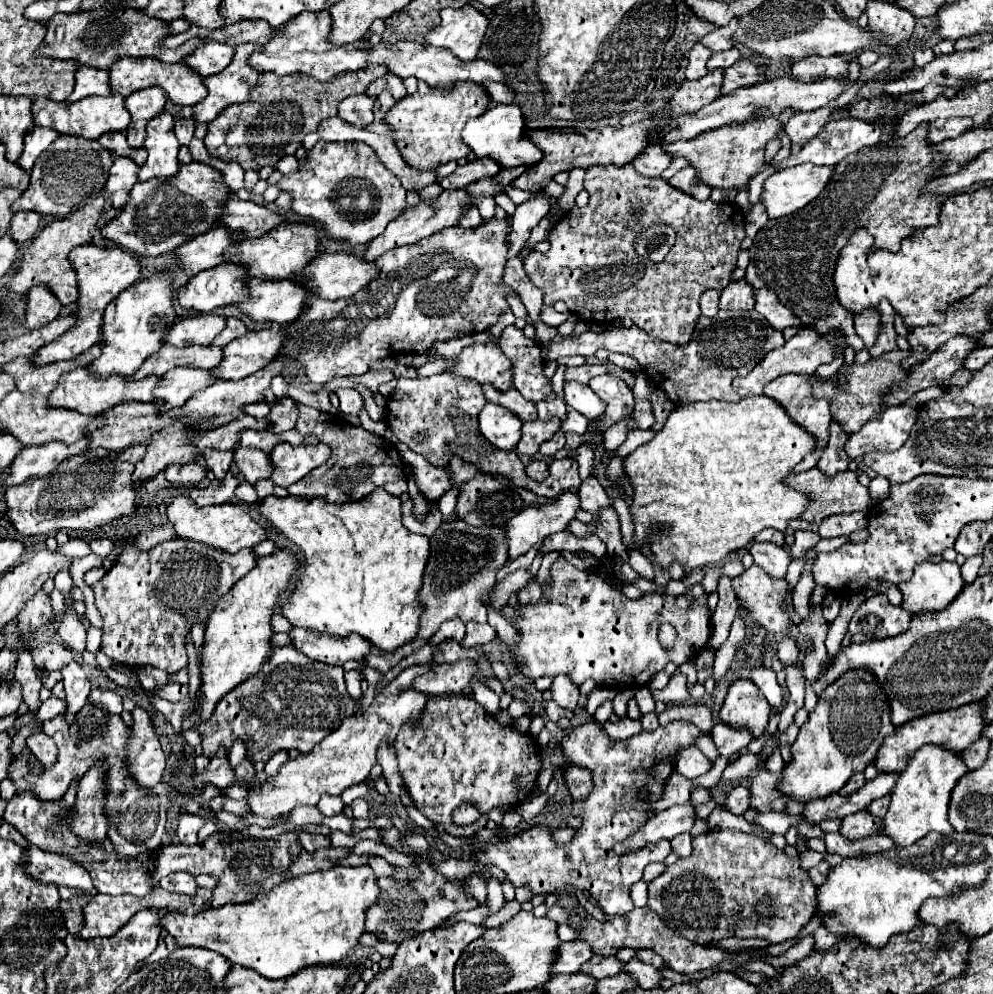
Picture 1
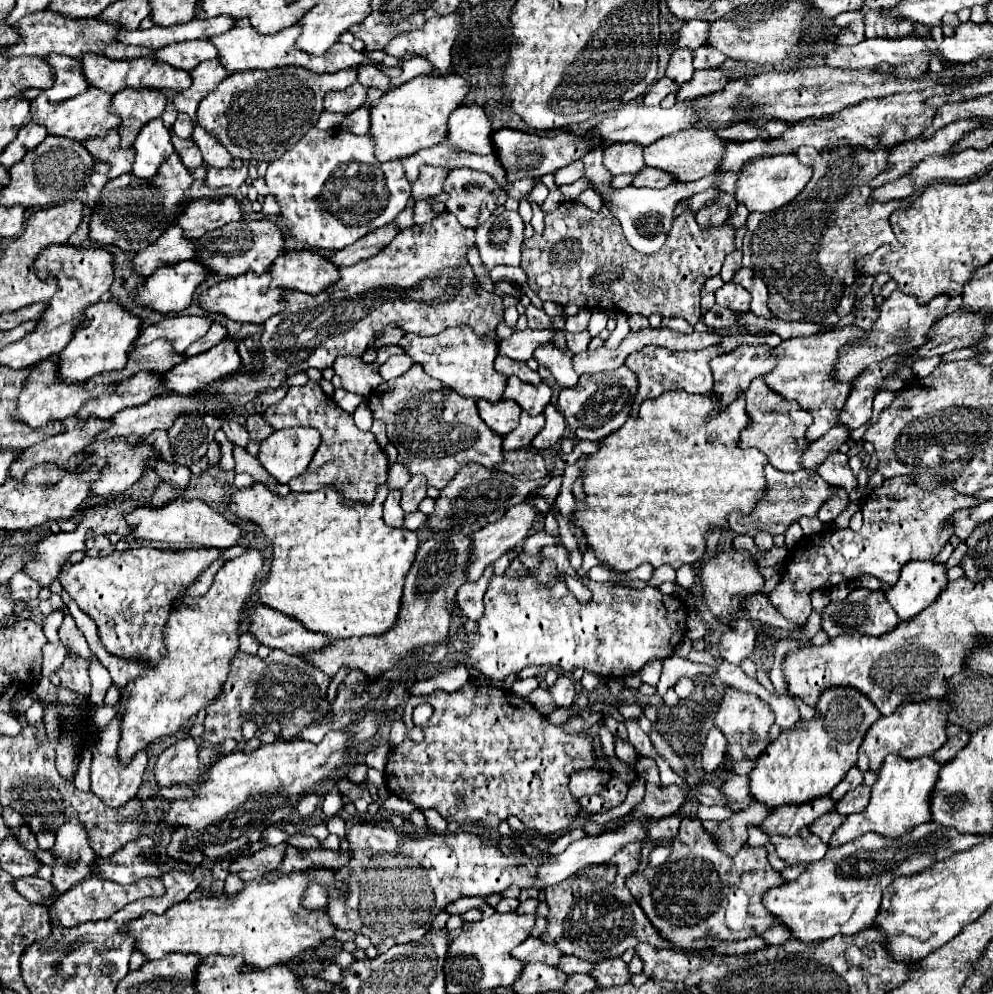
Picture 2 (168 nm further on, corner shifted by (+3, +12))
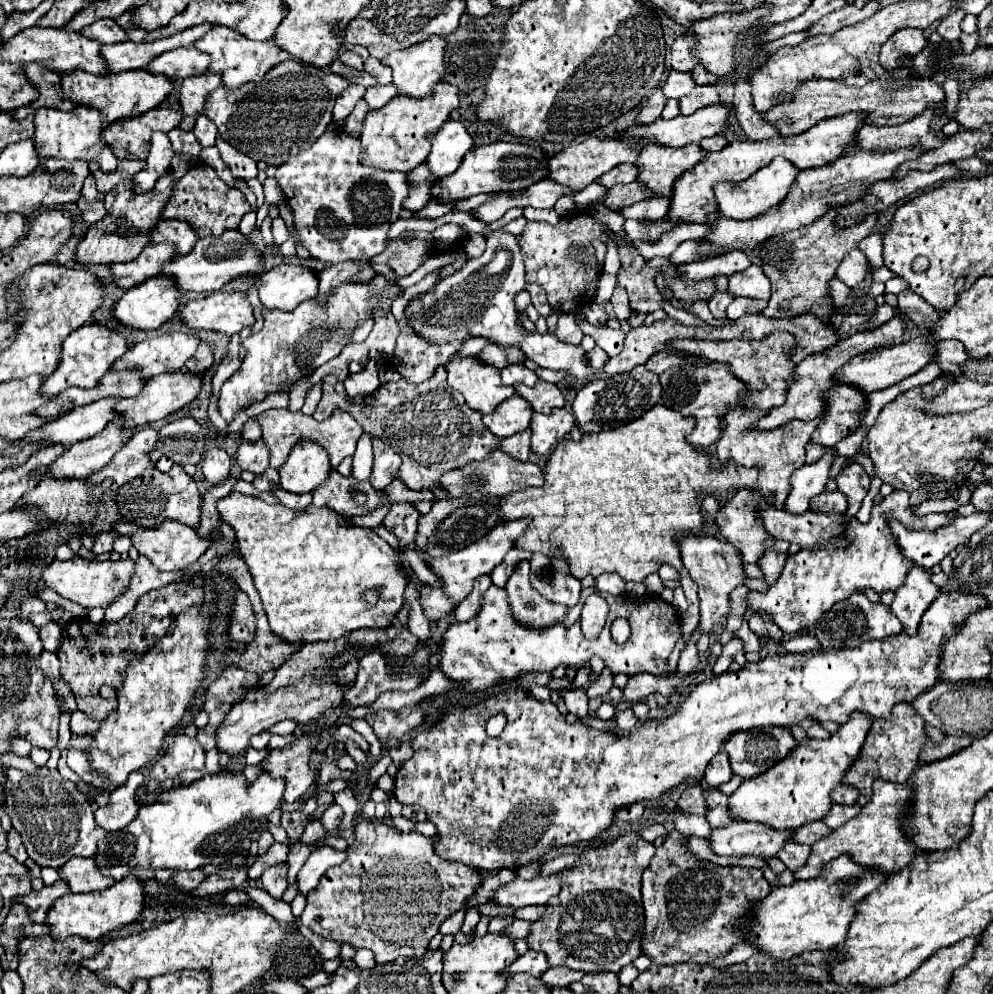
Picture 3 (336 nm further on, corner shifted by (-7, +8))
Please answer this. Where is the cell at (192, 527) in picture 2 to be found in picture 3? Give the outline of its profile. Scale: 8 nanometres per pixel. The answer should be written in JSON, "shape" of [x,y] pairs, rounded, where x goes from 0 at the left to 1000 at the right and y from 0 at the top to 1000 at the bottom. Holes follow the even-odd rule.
{"shape":[[[167,524],[157,532],[143,532],[135,526],[119,526],[113,530],[113,536],[121,540],[131,540],[135,552],[147,562],[151,562],[159,570],[159,574],[179,574],[179,572],[191,570],[195,564],[199,564],[201,558],[205,558],[205,554],[213,546],[211,542],[201,542],[193,530],[183,528],[179,524]]]}

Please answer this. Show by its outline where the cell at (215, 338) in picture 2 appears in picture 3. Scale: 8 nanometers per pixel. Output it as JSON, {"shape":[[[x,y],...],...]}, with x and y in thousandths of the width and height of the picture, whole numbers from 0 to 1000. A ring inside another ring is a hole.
{"shape":[[[201,345],[199,351],[197,351],[197,355],[193,357],[193,361],[191,361],[181,373],[187,375],[187,377],[201,377],[201,375],[209,373],[209,371],[213,369],[213,365],[216,365],[216,361],[213,361],[213,353],[216,353],[213,347],[209,347],[209,345]]]}

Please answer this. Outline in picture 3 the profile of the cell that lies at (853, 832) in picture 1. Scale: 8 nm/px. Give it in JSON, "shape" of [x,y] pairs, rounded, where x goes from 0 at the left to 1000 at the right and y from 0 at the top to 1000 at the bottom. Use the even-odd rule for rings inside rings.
{"shape":[[[822,826],[822,828],[816,828],[816,830],[802,834],[800,840],[796,842],[796,846],[808,848],[808,850],[820,850],[822,846],[826,846],[832,840],[836,840],[836,834],[828,826]]]}

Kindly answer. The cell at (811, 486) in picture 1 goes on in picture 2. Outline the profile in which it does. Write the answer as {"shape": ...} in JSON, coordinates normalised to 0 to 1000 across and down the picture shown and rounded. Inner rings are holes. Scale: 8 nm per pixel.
{"shape":[[[771,468],[771,486],[773,486],[771,500],[765,502],[765,506],[755,518],[739,516],[733,520],[735,532],[755,540],[759,540],[761,534],[773,534],[777,538],[790,536],[796,530],[796,526],[802,526],[806,520],[810,518],[822,520],[828,506],[832,506],[832,502],[836,502],[836,498],[846,492],[846,490],[834,490],[834,486],[830,486],[830,482],[826,482],[826,478],[818,474],[806,472],[802,476],[790,476],[790,474],[781,474],[777,468]]]}

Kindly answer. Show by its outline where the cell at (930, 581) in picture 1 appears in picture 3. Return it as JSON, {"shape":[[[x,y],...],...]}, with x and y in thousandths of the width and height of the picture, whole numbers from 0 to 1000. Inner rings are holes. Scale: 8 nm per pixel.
{"shape":[[[918,570],[904,591],[902,601],[896,609],[898,617],[906,623],[912,639],[922,639],[924,627],[935,609],[947,599],[947,593],[937,585],[937,576],[928,570]]]}

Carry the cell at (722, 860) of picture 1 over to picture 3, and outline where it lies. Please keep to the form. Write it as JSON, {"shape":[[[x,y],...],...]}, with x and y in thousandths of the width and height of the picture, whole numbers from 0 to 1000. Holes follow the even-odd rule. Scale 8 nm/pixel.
{"shape":[[[677,834],[647,880],[647,910],[651,925],[647,961],[663,971],[691,967],[715,969],[721,963],[729,963],[739,949],[749,945],[749,939],[739,935],[737,929],[747,927],[757,910],[775,898],[775,888],[765,874],[725,872],[703,866],[687,852],[689,846],[691,842]]]}

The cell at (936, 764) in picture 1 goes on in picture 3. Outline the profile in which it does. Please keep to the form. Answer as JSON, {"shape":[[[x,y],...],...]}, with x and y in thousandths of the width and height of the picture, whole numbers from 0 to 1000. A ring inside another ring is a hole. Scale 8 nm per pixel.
{"shape":[[[882,784],[878,794],[880,796],[878,796],[876,806],[866,814],[866,818],[860,824],[856,824],[854,828],[840,834],[836,840],[828,842],[824,848],[818,850],[818,856],[816,856],[816,862],[814,862],[812,870],[806,872],[800,878],[802,884],[822,882],[826,878],[826,874],[834,866],[842,864],[844,860],[854,860],[864,870],[888,876],[890,880],[898,880],[898,878],[906,876],[908,872],[912,872],[918,866],[920,850],[914,846],[914,842],[906,834],[908,820],[916,812],[916,802],[918,802],[916,792],[912,788],[906,790],[906,788],[896,788],[896,786],[890,786],[890,784]]]}

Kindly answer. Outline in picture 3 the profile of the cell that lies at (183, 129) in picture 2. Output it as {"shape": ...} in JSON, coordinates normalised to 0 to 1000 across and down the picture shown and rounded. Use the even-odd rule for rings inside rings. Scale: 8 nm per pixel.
{"shape":[[[203,116],[197,122],[197,128],[193,134],[197,136],[197,140],[201,142],[203,148],[213,148],[218,144],[218,138],[220,138],[220,130],[216,128],[216,124],[211,124],[211,120],[207,120],[207,116]]]}

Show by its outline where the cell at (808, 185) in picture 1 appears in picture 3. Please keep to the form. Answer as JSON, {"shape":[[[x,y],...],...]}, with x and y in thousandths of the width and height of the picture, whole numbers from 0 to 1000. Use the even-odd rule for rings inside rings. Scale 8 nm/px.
{"shape":[[[785,158],[785,160],[779,160],[773,168],[767,168],[765,172],[761,172],[749,184],[723,184],[723,188],[719,188],[723,212],[727,212],[735,220],[757,220],[759,216],[767,216],[775,208],[790,202],[792,194],[796,192],[798,184],[802,182],[804,174],[806,172],[796,162]]]}

